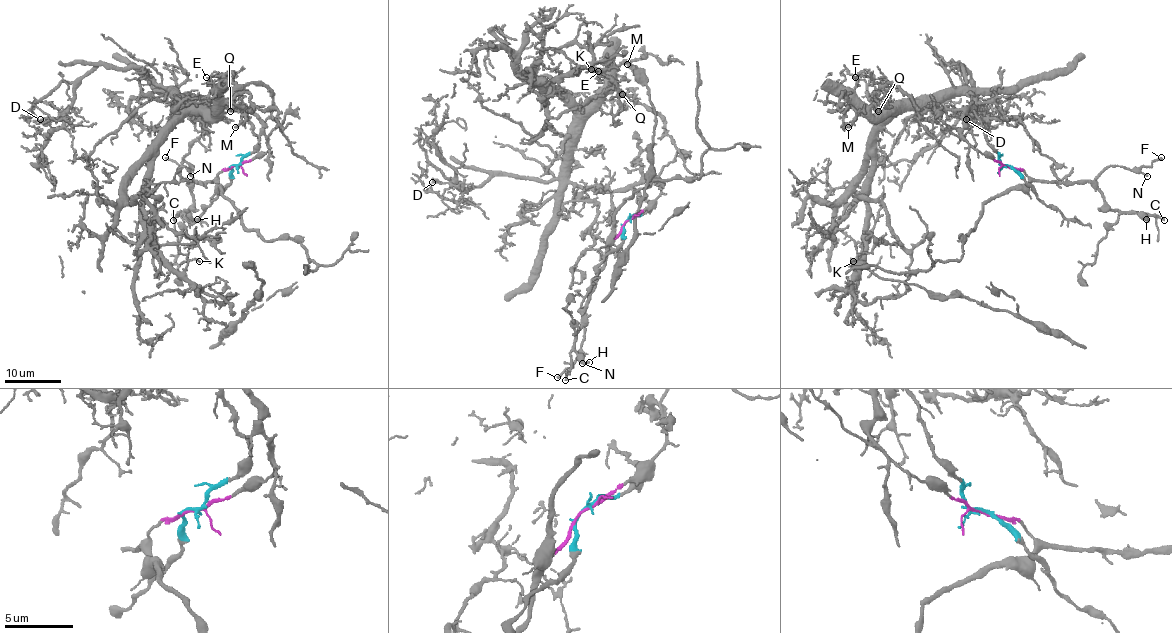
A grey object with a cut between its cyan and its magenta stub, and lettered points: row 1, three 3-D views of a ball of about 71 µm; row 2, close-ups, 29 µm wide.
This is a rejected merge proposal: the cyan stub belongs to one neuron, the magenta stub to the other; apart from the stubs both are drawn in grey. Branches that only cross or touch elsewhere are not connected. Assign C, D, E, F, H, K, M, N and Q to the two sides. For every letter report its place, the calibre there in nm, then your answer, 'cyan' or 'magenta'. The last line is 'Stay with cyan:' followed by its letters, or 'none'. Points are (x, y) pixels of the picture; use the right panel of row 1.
C: place (1164, 220); calibre 240 nm; magenta
D: place (966, 119); calibre 110 nm; cyan
E: place (855, 77); calibre 120 nm; cyan
F: place (1161, 157); calibre 170 nm; magenta
H: place (1146, 219); calibre 180 nm; magenta
K: place (853, 261); calibre 130 nm; cyan
M: place (848, 127); calibre 200 nm; cyan
N: place (1147, 176); calibre 100 nm; magenta
Q: place (878, 111); calibre 90 nm; cyan
Stay with cyan: D, E, K, M, Q

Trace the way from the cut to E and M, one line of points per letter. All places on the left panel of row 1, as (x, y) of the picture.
E: (235, 165), (259, 142), (248, 116), (214, 102), (176, 93), (214, 116), (214, 83), (207, 78)
M: (235, 165), (259, 142), (248, 116), (176, 93), (212, 116), (231, 102), (242, 106), (245, 118), (235, 127)

